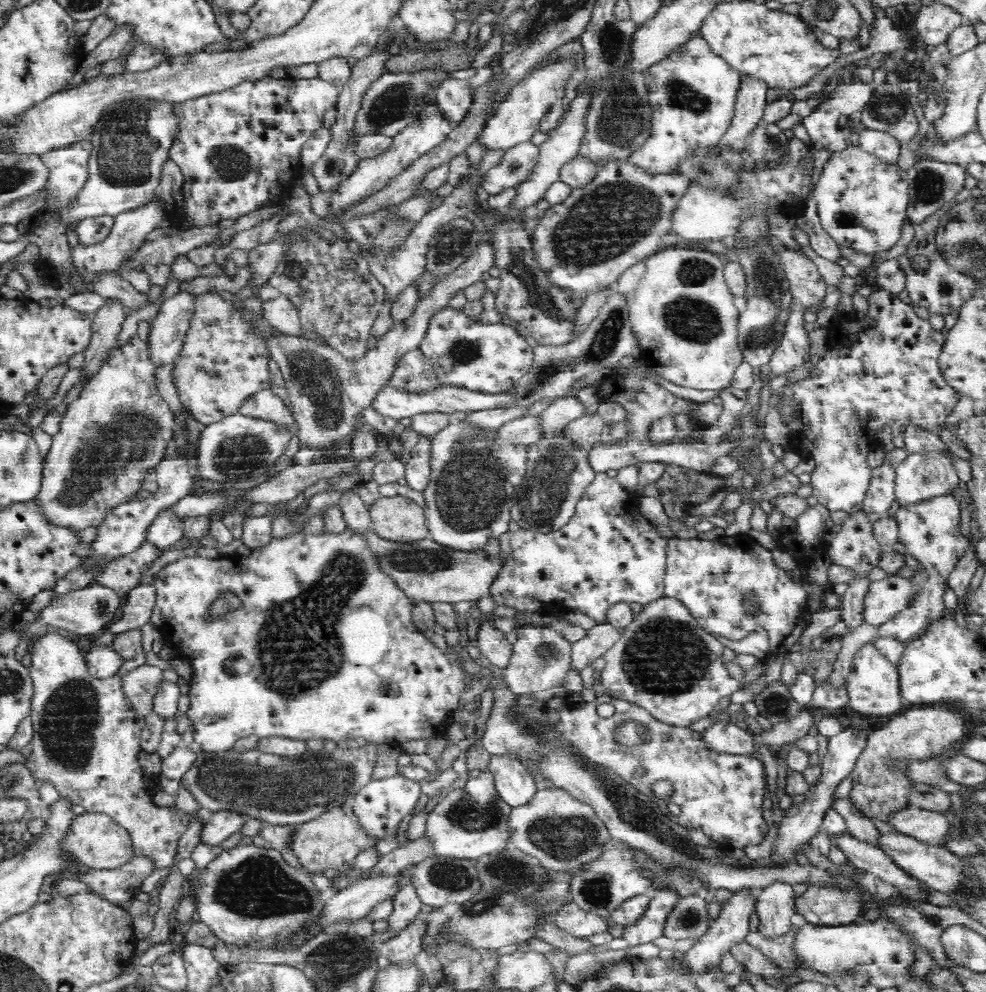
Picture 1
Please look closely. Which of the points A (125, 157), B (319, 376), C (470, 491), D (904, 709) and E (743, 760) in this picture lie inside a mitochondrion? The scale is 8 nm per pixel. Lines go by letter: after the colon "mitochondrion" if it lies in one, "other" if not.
A: mitochondrion
B: mitochondrion
C: mitochondrion
D: other
E: other

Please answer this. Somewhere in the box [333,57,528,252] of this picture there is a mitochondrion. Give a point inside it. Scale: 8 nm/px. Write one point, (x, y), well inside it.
(390, 106)

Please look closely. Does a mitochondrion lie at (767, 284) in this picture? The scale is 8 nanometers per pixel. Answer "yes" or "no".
yes

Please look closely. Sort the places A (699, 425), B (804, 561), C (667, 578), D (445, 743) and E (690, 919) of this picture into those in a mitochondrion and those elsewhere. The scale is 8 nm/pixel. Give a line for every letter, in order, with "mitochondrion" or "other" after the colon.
A: other
B: other
C: other
D: other
E: mitochondrion

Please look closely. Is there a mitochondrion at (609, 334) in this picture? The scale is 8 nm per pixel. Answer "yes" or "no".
yes

